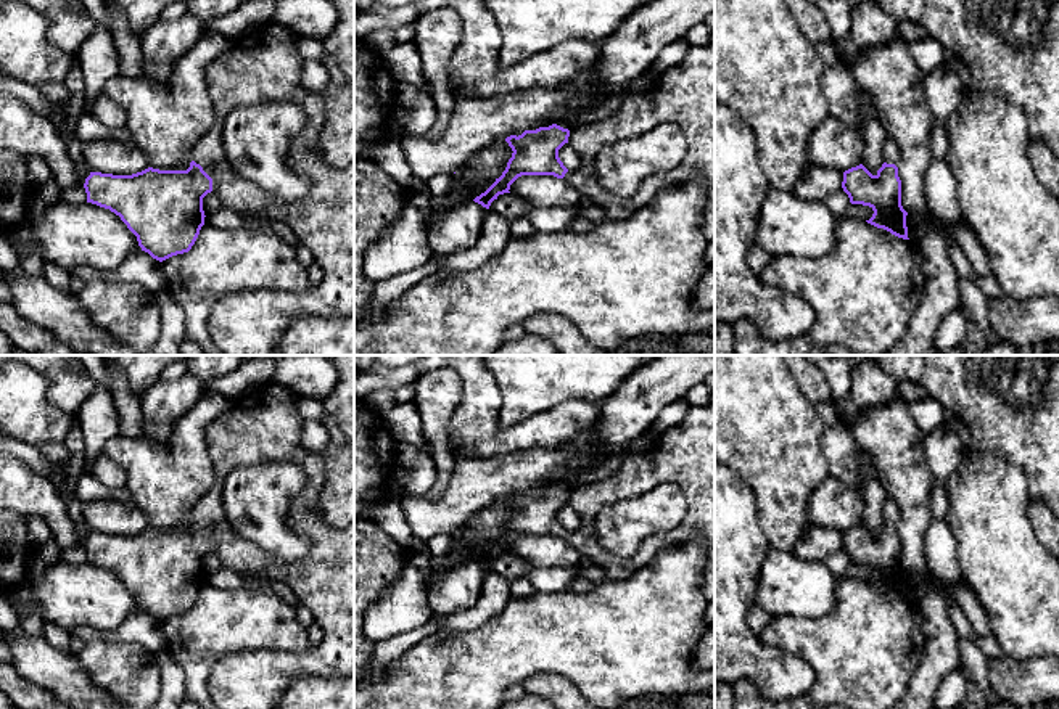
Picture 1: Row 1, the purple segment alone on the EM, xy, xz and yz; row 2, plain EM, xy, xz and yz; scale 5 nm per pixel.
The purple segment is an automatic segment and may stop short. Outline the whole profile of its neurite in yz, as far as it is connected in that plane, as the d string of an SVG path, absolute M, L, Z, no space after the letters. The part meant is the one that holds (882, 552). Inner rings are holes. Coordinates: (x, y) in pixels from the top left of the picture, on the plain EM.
M885 498L884 524L872 535L863 524L843 532L842 548L851 564L869 566L874 574L867 584L884 588L892 595L909 600L906 576L901 566L901 540L898 537L900 511L892 498Z

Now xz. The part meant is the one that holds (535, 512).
M715 392L705 407L690 407L681 424L657 437L650 452L624 457L613 476L573 492L557 484L525 490L505 502L513 511L505 531L473 559L486 569L499 555L510 553L518 537L554 535L587 556L607 580L621 580L644 568L658 551L702 539L707 543L707 566L700 592L708 603L715 603ZM666 482L682 489L687 503L684 521L644 540L633 556L607 551L595 531L600 508ZM565 503L571 503L581 519L573 531L558 518Z

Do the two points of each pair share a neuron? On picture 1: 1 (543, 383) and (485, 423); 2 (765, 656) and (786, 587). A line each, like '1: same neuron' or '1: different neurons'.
1: different neurons
2: different neurons

